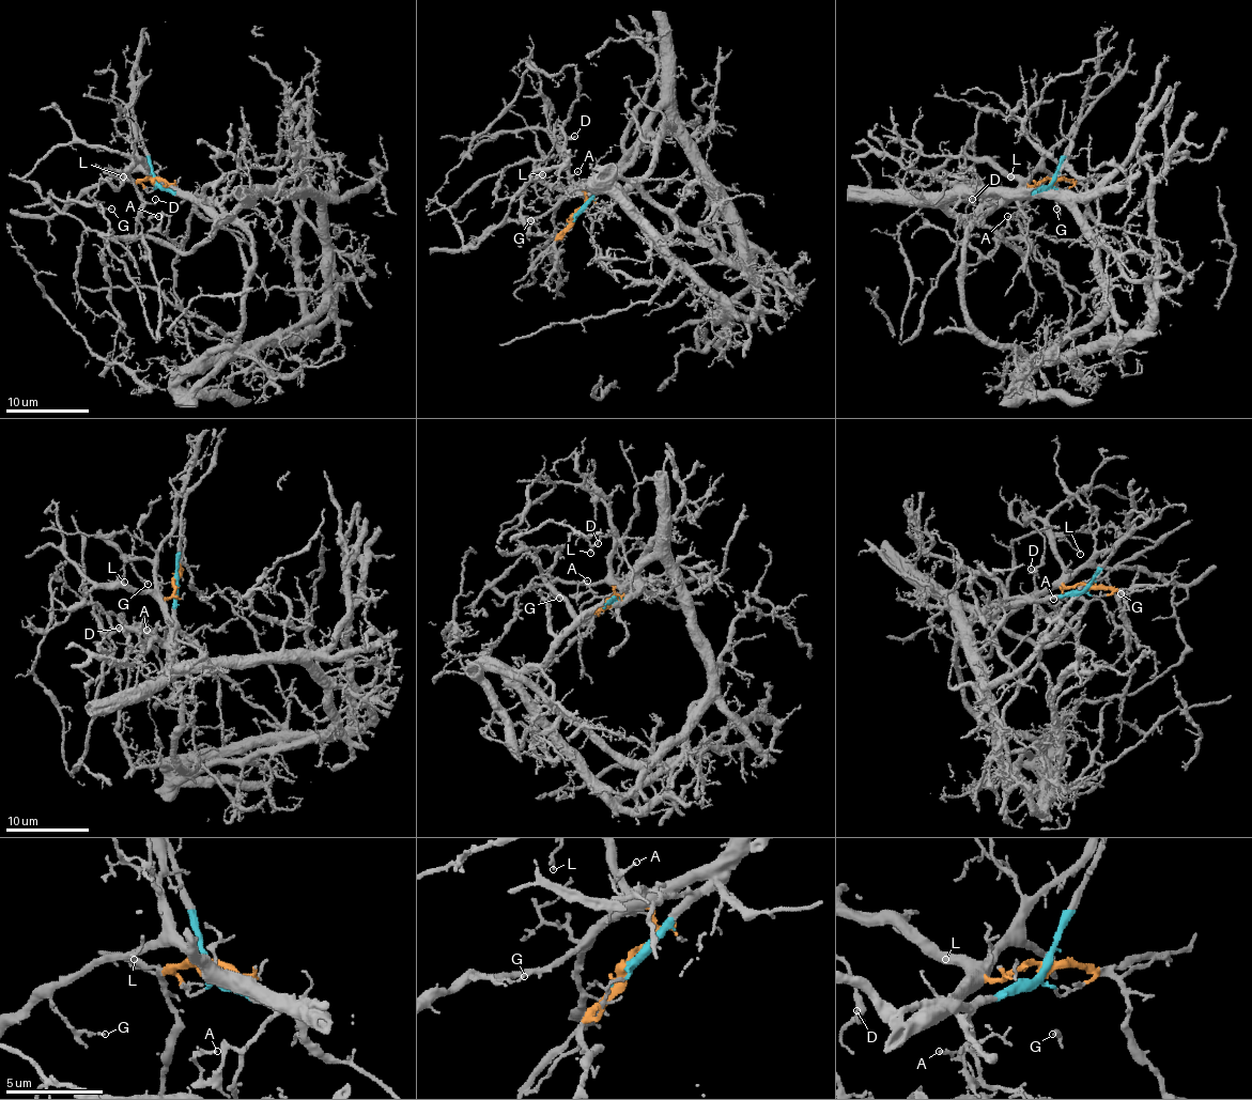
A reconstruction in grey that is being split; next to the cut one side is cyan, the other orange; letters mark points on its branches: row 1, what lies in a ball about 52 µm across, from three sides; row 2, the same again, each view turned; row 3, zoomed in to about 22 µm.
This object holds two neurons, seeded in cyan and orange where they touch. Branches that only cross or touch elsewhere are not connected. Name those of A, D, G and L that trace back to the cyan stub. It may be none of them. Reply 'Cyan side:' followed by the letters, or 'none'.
Cyan side: A

